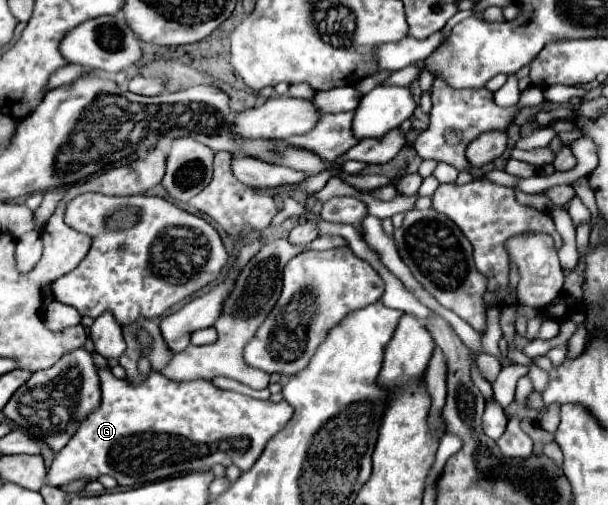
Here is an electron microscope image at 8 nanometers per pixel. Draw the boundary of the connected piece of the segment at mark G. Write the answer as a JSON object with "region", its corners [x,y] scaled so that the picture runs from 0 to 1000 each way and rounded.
{"region":[[[161,729],[164,764],[168,764],[168,800],[164,808],[135,836],[122,867],[99,891],[79,931],[79,958],[102,962],[122,947],[158,950],[164,939],[191,947],[197,962],[243,958],[270,947],[303,943],[313,935],[339,935],[355,919],[391,923],[398,935],[411,931],[418,915],[438,887],[438,875],[464,851],[464,844],[480,828],[480,804],[474,796],[444,796],[398,784],[391,776],[368,776],[349,756],[283,756],[266,741],[243,737],[243,752],[230,764],[217,764],[204,752],[194,752],[181,729]]]}

